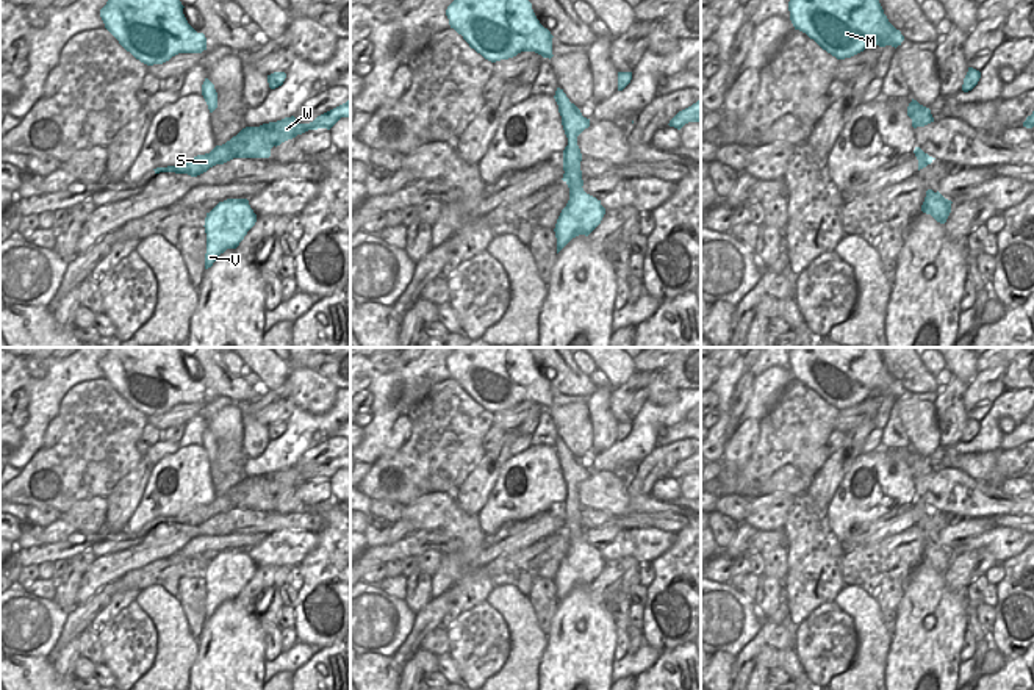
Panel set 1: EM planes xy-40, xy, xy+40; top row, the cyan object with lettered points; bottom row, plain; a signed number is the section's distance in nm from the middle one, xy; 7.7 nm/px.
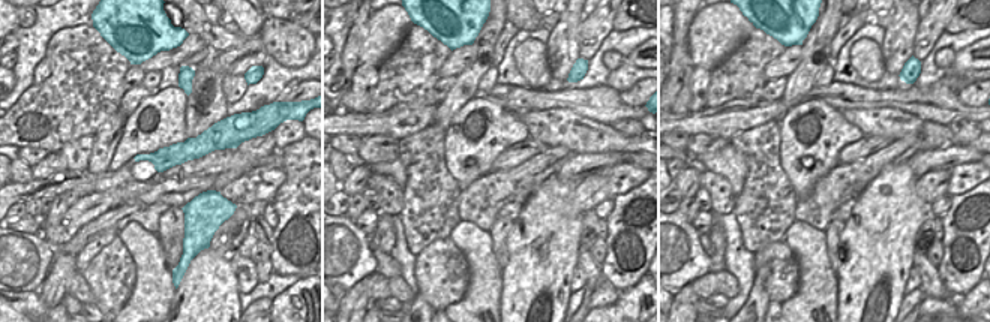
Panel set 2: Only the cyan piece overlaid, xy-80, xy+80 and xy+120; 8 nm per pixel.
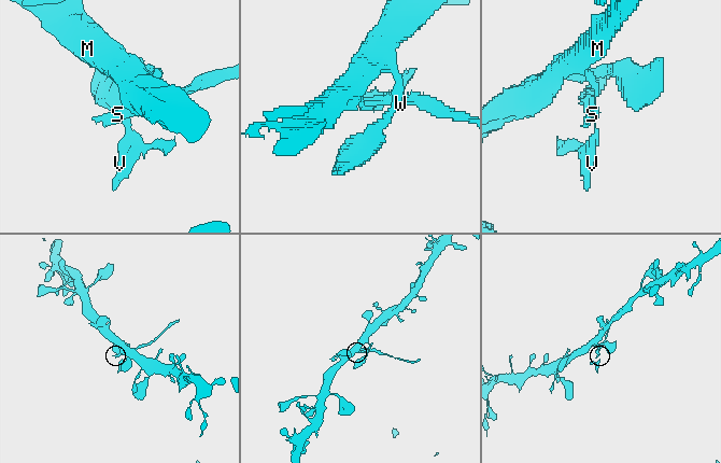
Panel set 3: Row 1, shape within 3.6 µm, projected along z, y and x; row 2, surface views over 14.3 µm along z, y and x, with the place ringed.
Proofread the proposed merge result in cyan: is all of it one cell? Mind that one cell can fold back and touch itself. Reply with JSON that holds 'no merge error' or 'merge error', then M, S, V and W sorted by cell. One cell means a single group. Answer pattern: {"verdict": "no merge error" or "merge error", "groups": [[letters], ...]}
{"verdict": "merge error", "groups": [["M"], ["S", "V", "W"]]}

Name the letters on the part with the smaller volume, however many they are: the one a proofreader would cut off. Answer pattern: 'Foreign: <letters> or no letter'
Foreign: S, V, W

